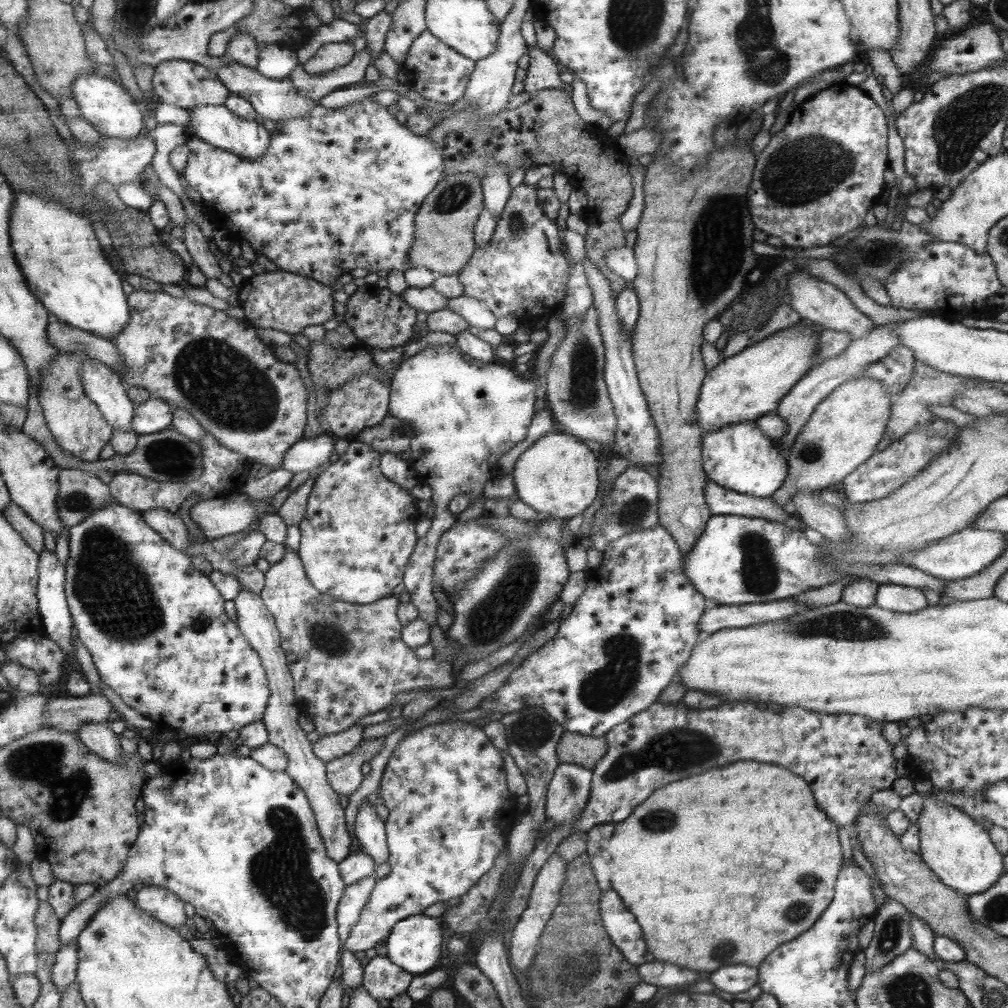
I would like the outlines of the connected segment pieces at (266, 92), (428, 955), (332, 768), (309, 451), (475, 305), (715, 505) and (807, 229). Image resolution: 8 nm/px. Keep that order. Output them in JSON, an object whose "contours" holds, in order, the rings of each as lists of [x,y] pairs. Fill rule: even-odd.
{"contours":[[[[226,61],[228,62],[226,66],[219,67],[219,70],[215,70],[217,77],[223,82],[229,93],[239,95],[243,99],[250,101],[254,111],[257,114],[261,114],[263,120],[268,118],[277,124],[277,121],[281,121],[281,119],[289,119],[289,117],[301,115],[303,111],[307,111],[313,105],[317,105],[313,100],[307,100],[307,98],[299,96],[295,92],[295,88],[293,88],[291,80],[287,77],[279,80],[268,79],[255,71],[255,69],[242,66],[235,61]]],[[[421,913],[407,916],[403,920],[399,920],[390,928],[387,934],[387,940],[382,949],[382,953],[389,960],[398,965],[399,968],[414,974],[425,974],[427,970],[435,968],[439,956],[441,956],[441,944],[443,944],[443,930],[437,922],[437,918],[429,918],[429,916]]],[[[384,737],[362,741],[343,757],[325,764],[329,787],[337,794],[349,796],[361,783],[360,766],[369,763],[380,752]]],[[[323,432],[313,438],[304,438],[283,453],[282,468],[293,474],[313,471],[328,462],[331,452],[333,452],[331,434]]],[[[449,298],[446,300],[447,309],[461,316],[470,327],[489,330],[494,328],[495,316],[479,300],[475,298]]],[[[707,480],[703,485],[703,496],[706,497],[707,506],[712,514],[725,514],[743,517],[762,517],[768,521],[777,521],[783,525],[789,525],[797,531],[801,528],[801,520],[794,514],[783,511],[782,506],[773,502],[773,498],[755,498],[747,494],[737,494],[719,486],[713,481]]],[[[836,82],[829,84],[825,89],[817,91],[815,95],[809,96],[803,102],[799,103],[792,110],[785,126],[775,135],[771,135],[770,139],[762,149],[755,162],[754,172],[751,175],[750,190],[747,191],[749,196],[751,220],[754,221],[757,230],[761,230],[766,235],[777,236],[786,248],[803,249],[813,248],[814,246],[829,245],[833,240],[843,236],[845,232],[857,228],[863,222],[865,212],[871,208],[873,200],[883,192],[883,170],[887,168],[887,122],[885,122],[885,114],[881,112],[881,108],[877,106],[867,94],[863,94],[861,90],[857,90],[857,86],[849,86],[846,82]]]]}

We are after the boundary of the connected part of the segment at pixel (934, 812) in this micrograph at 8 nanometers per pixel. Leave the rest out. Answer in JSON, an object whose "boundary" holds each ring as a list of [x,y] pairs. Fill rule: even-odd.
{"boundary":[[[915,780],[913,785],[914,792],[923,796],[922,811],[913,823],[919,828],[921,840],[918,854],[923,862],[943,885],[961,896],[980,894],[993,887],[1002,877],[1003,868],[1001,854],[993,848],[987,832],[959,808],[931,797],[933,786],[929,780]]]}

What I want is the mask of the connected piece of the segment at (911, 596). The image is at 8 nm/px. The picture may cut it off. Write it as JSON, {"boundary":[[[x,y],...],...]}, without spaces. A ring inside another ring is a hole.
{"boundary":[[[899,584],[878,585],[875,603],[879,608],[893,612],[919,612],[928,606],[926,596],[918,588],[899,586]]]}

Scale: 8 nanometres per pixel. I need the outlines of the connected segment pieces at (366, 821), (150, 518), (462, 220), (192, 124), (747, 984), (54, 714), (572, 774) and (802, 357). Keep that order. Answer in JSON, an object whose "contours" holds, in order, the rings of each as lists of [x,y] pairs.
{"contours":[[[[361,802],[355,814],[354,838],[361,845],[365,854],[373,859],[373,863],[387,862],[390,856],[386,844],[386,824],[375,812],[375,805]]],[[[149,508],[139,513],[143,522],[157,532],[165,542],[175,550],[185,553],[185,549],[190,546],[190,537],[179,515],[167,512],[163,508]]],[[[473,173],[447,174],[439,188],[427,194],[427,204],[419,204],[419,220],[415,220],[413,242],[407,250],[411,266],[427,268],[434,275],[455,275],[468,264],[476,248],[475,220],[485,209],[480,182]]],[[[225,104],[199,105],[191,107],[188,112],[189,123],[185,126],[186,132],[199,136],[199,140],[203,140],[203,142],[207,142],[207,144],[211,144],[215,148],[234,153],[241,159],[255,161],[261,155],[265,155],[267,147],[270,146],[270,132],[262,124],[241,119],[241,117],[238,117],[225,107]]],[[[727,966],[727,968],[719,968],[709,976],[709,982],[729,994],[737,994],[737,992],[745,992],[758,982],[757,968],[747,968],[747,966]]],[[[99,692],[81,697],[55,697],[47,703],[45,727],[78,733],[85,724],[106,724],[113,717],[113,704]]],[[[558,763],[547,787],[545,817],[554,826],[573,825],[589,798],[592,773],[576,764]]],[[[797,322],[757,344],[745,346],[731,357],[721,358],[703,379],[695,404],[695,418],[701,433],[747,420],[756,421],[761,415],[775,411],[791,387],[810,370],[817,349],[816,333],[799,327]]]]}

